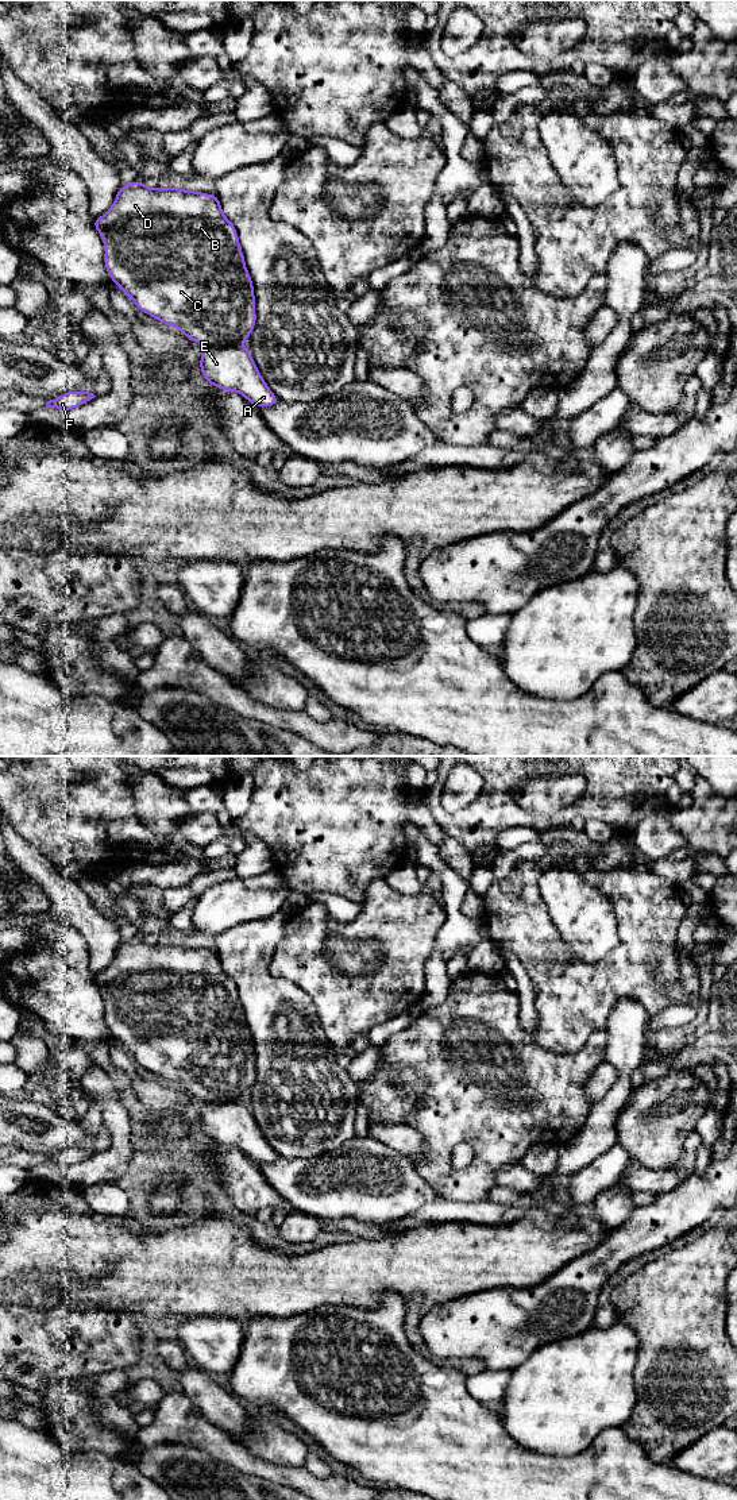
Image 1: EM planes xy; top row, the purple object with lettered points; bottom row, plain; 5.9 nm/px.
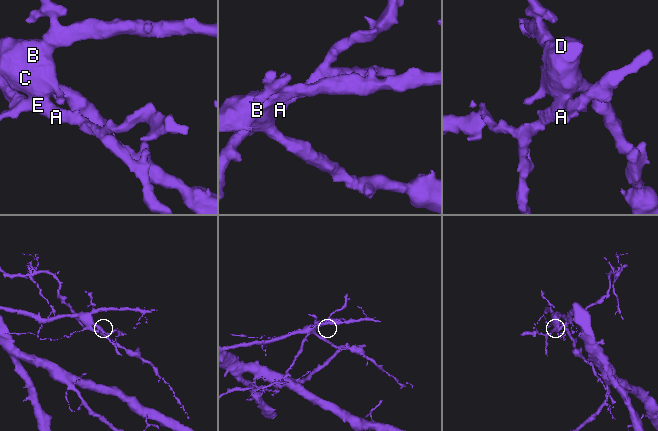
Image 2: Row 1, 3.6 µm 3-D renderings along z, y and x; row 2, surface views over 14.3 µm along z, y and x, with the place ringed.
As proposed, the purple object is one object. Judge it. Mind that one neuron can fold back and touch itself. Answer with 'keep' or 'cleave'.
cleave

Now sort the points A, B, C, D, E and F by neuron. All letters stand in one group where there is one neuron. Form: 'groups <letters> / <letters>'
groups A E F / B C D

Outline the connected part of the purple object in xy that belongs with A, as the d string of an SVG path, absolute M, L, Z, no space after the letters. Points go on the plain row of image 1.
M207 1103L200 1113L200 1126L212 1142L238 1148L258 1164L281 1158L265 1138L247 1103Z

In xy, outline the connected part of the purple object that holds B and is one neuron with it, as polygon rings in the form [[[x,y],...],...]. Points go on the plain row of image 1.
[[[136,936],[121,941],[111,964],[92,980],[105,1003],[105,1026],[139,1067],[162,1077],[165,1083],[178,1084],[188,1095],[205,1103],[239,1102],[244,1095],[248,1096],[256,1080],[254,1041],[238,987],[223,969],[217,950],[177,942],[151,945]]]

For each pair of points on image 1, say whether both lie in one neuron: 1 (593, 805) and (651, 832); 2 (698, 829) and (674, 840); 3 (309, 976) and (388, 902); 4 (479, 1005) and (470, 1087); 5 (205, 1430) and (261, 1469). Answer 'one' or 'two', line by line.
1: two
2: two
3: one
4: one
5: one

